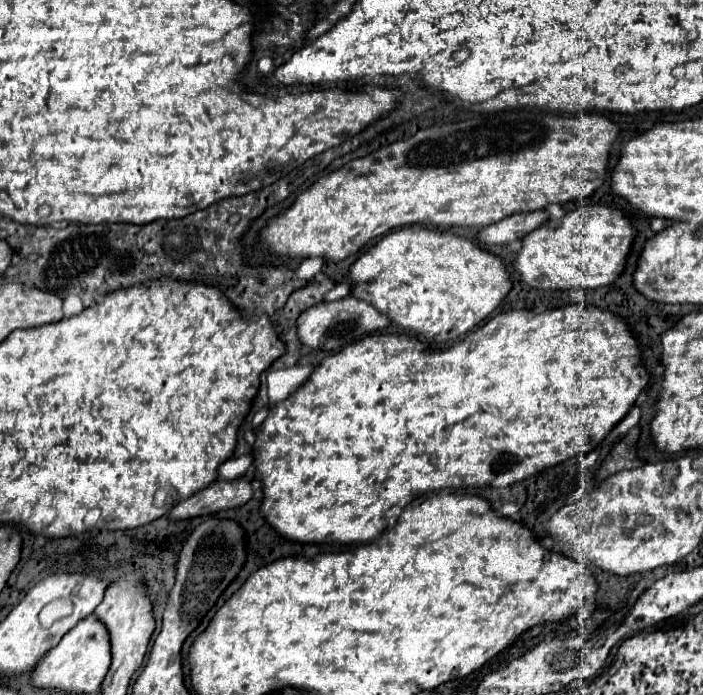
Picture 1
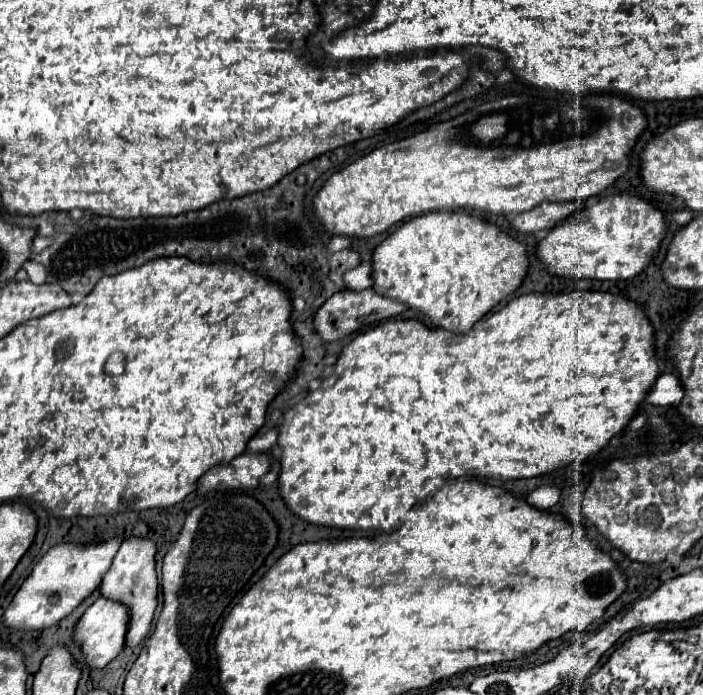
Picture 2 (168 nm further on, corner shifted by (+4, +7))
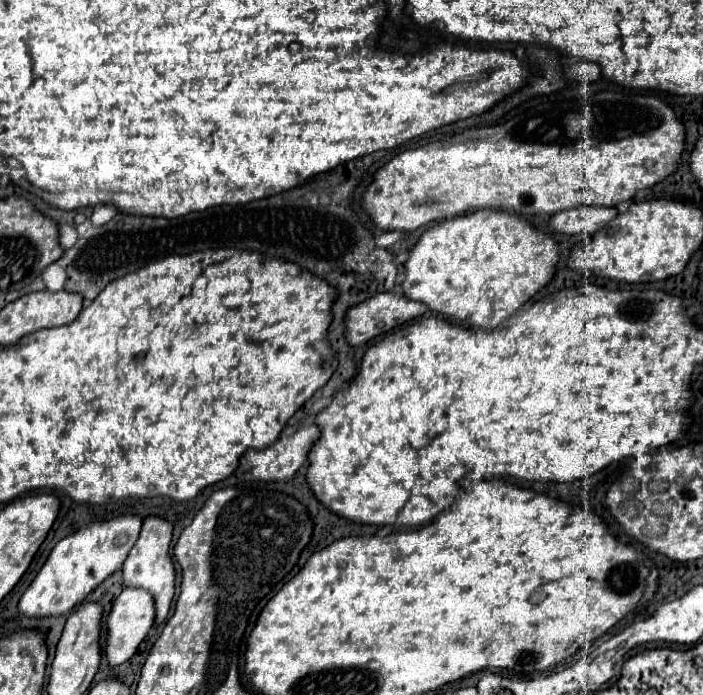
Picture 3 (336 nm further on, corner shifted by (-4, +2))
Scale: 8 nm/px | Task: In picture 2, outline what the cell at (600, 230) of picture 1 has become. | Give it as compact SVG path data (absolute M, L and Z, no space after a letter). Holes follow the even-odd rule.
M611 194L597 204L571 214L537 246L543 266L569 279L629 280L639 276L659 252L667 236L667 218L653 204L633 194Z

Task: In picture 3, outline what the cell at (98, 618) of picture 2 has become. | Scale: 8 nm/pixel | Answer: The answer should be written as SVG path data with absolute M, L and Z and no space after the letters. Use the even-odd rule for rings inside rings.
M123 589L115 599L111 613L107 615L107 647L105 655L109 665L121 665L137 651L139 643L145 639L153 627L153 597L143 589Z

